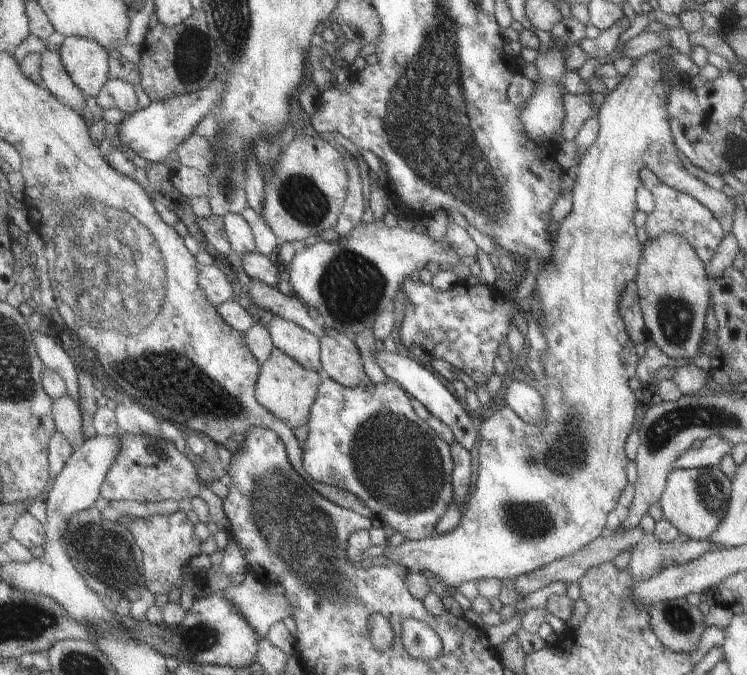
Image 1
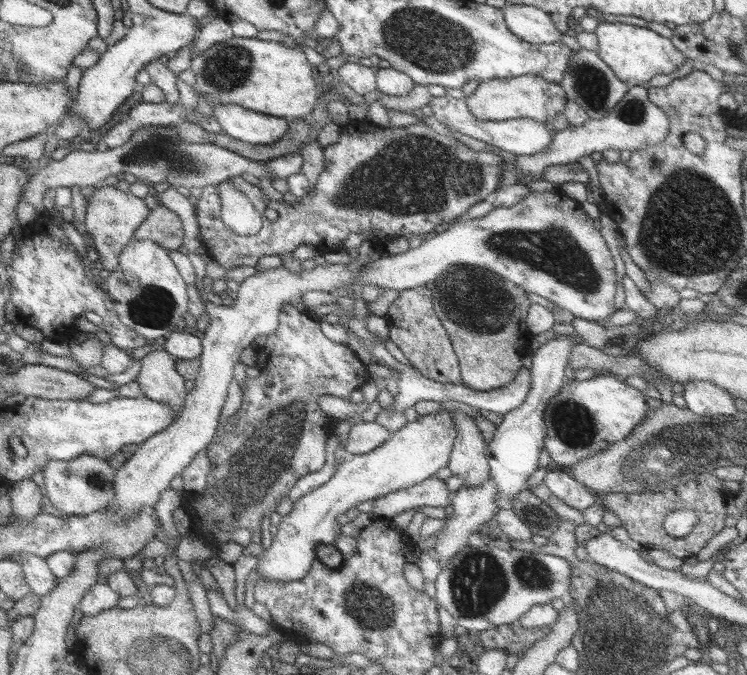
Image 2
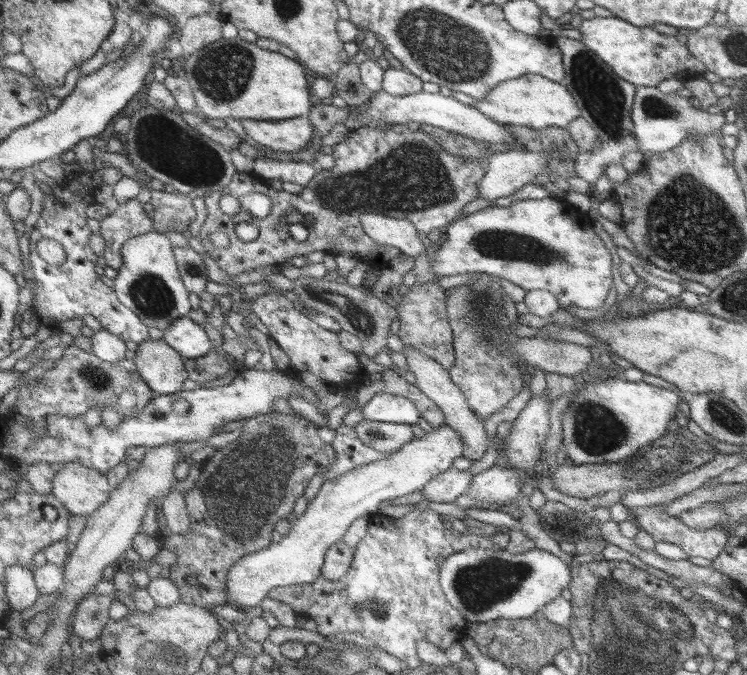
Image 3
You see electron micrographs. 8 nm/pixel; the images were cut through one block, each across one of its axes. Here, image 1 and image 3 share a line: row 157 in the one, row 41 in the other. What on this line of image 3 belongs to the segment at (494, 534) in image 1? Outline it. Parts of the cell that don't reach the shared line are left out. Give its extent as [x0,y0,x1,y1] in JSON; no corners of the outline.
[578,16,706,87]

